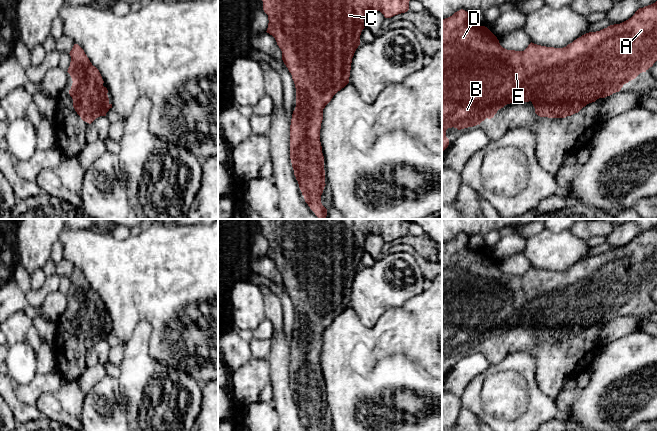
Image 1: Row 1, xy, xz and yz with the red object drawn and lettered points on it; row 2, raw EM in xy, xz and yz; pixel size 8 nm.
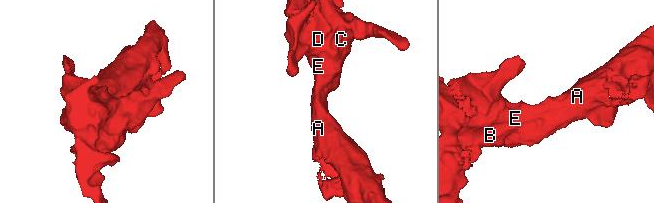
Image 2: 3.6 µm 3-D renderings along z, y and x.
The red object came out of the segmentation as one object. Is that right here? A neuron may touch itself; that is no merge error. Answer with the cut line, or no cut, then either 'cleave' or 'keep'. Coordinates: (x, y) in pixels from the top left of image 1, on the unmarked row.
no cut; keep

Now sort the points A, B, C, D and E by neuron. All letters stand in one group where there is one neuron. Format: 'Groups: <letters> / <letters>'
Groups: A B C D E

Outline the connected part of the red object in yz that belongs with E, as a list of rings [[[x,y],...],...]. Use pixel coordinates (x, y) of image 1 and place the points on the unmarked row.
[[[657,225],[651,229],[639,232],[628,244],[610,249],[600,255],[589,256],[574,264],[563,272],[554,272],[530,267],[524,275],[507,274],[503,272],[497,261],[485,250],[473,250],[468,245],[468,236],[461,233],[452,240],[442,243],[442,376],[448,371],[449,363],[446,361],[448,352],[458,354],[480,349],[486,342],[491,343],[497,335],[513,325],[531,325],[535,337],[540,341],[565,342],[578,337],[587,328],[599,322],[605,322],[619,316],[624,308],[635,303],[640,297],[646,296],[657,285]]]

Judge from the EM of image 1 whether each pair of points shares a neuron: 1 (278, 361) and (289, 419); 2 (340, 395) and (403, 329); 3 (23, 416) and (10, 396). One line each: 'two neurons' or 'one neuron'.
1: one neuron
2: one neuron
3: one neuron

